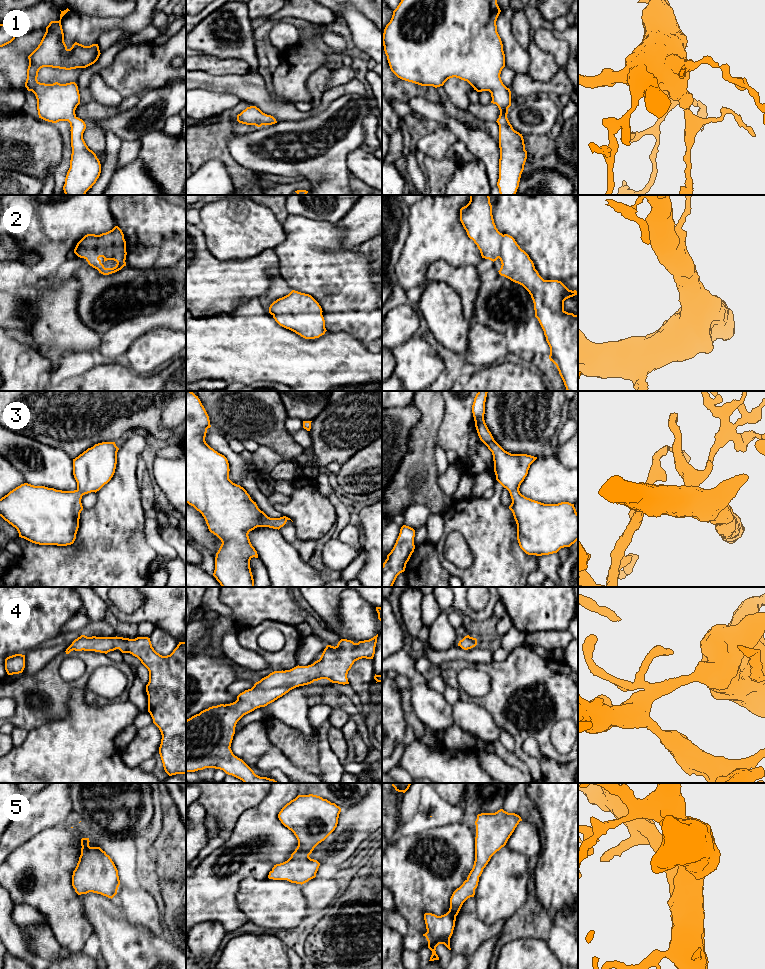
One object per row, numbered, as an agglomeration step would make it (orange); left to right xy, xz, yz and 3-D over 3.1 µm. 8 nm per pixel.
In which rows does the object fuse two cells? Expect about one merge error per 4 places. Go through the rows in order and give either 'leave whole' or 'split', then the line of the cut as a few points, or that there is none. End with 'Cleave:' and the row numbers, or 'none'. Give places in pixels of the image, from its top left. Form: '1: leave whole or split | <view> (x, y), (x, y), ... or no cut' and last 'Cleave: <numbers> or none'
1: leave whole | no cut
2: leave whole | no cut
3: leave whole | no cut
4: leave whole | no cut
5: leave whole | no cut
Cleave: none

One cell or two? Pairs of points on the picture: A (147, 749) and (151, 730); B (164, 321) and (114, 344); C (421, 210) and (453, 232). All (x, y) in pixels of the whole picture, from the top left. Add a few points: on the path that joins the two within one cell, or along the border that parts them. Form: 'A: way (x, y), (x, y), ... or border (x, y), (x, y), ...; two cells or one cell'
A: way (147, 744), (151, 735); one cell
B: way (152, 321), (143, 323), (126, 332); one cell
C: way (429, 218), (445, 232); one cell

